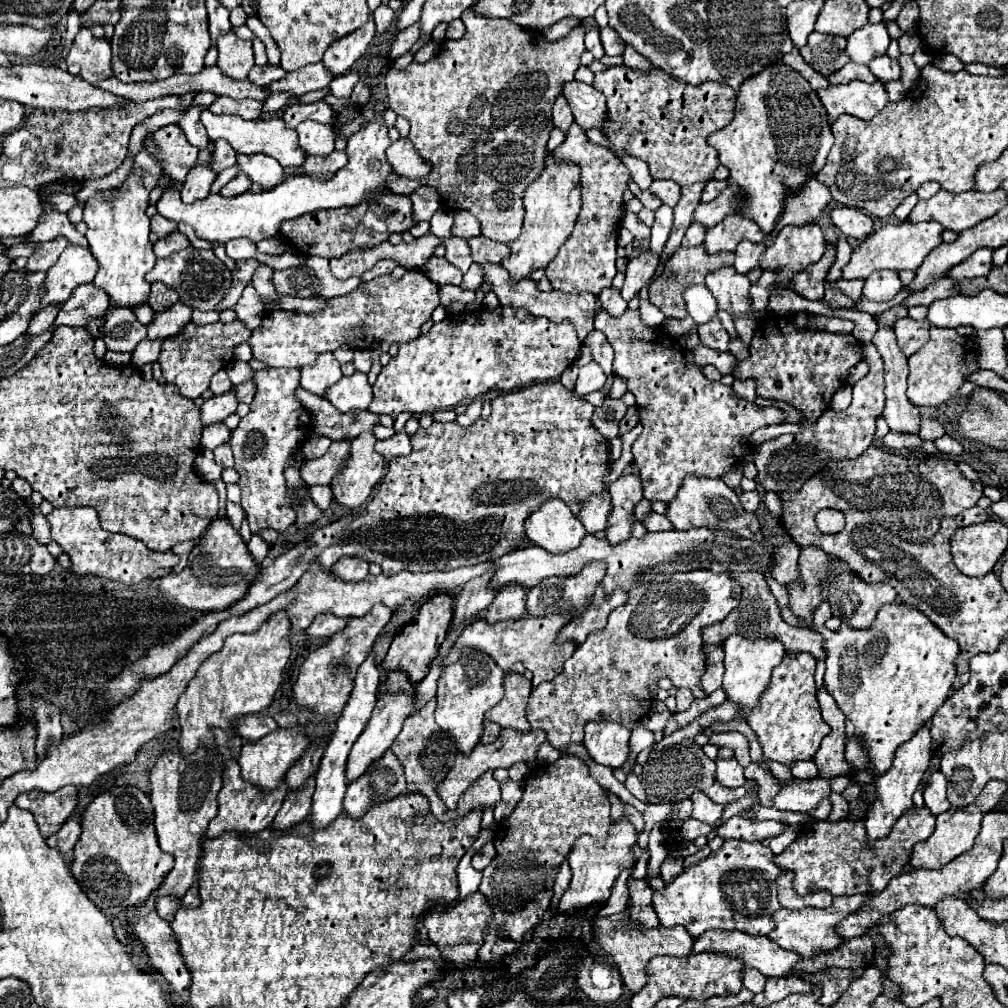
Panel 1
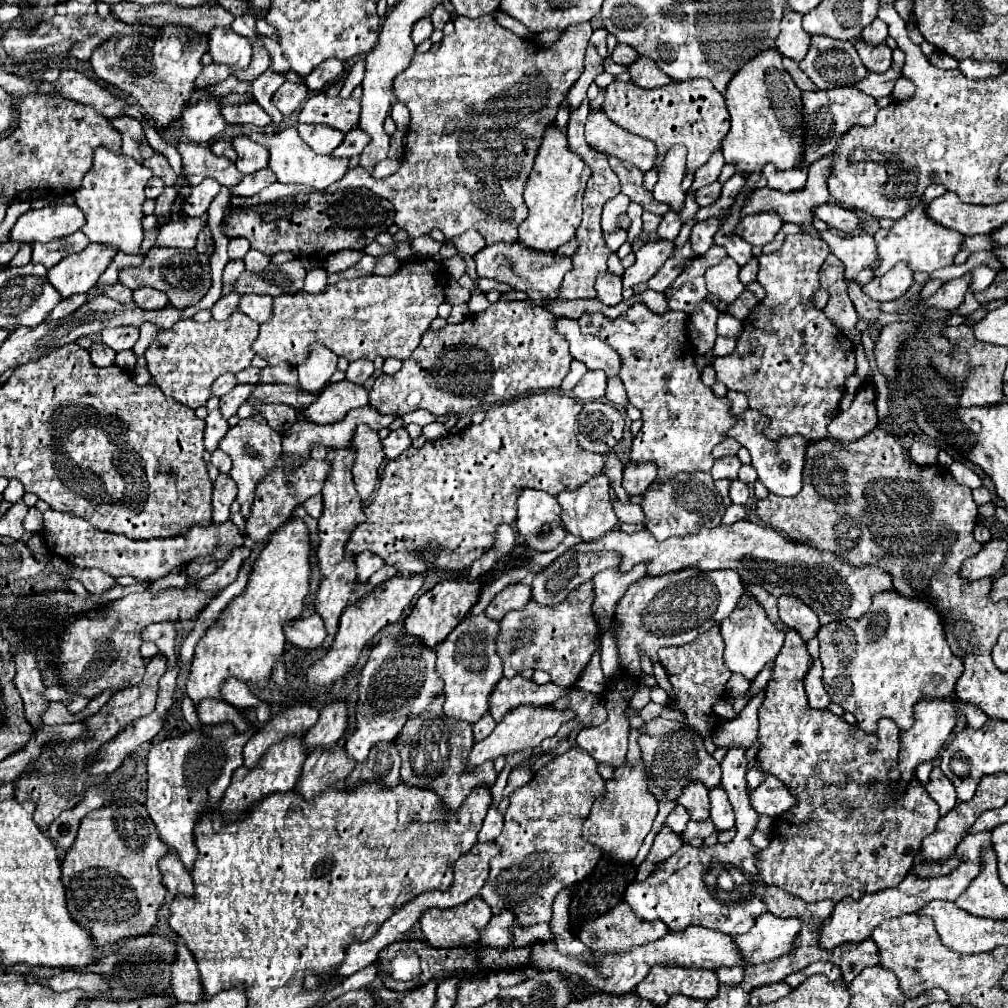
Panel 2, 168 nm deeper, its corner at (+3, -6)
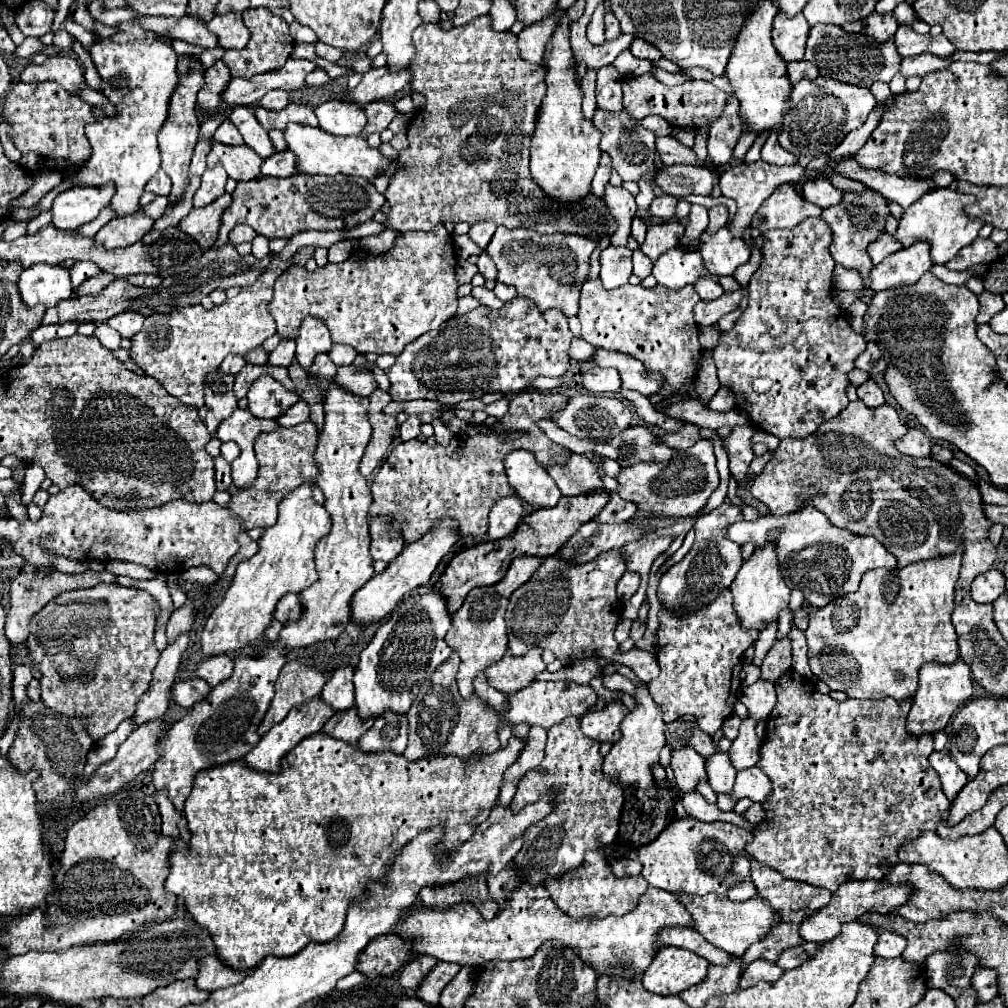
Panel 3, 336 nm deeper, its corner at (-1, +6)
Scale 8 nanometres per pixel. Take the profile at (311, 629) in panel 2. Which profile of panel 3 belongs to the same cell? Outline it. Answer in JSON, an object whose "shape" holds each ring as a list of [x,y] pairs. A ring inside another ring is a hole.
{"shape":[[[285,594],[285,598],[277,602],[277,610],[273,612],[273,618],[277,618],[279,622],[287,622],[289,618],[299,618],[299,614],[301,614],[301,604],[297,594]]]}

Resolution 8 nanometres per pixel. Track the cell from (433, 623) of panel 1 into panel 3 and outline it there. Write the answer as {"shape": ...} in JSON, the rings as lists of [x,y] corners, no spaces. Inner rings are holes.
{"shape":[[[603,490],[603,494],[581,494],[577,498],[561,498],[557,506],[541,508],[541,510],[535,510],[533,514],[525,516],[521,520],[519,528],[513,534],[509,534],[507,538],[501,538],[495,542],[483,542],[483,544],[471,546],[471,548],[455,554],[453,560],[449,562],[445,574],[441,576],[441,580],[435,586],[447,598],[449,612],[453,614],[457,608],[461,608],[469,590],[473,590],[477,586],[497,584],[505,576],[513,558],[517,558],[517,556],[545,558],[545,556],[557,554],[559,548],[579,530],[579,526],[593,520],[607,502],[609,502],[607,490]]]}

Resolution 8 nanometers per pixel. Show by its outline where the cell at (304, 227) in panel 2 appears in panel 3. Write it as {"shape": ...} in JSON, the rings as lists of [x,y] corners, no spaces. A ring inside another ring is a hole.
{"shape":[[[295,174],[289,178],[261,176],[249,182],[237,182],[233,202],[223,214],[221,232],[215,246],[227,244],[227,234],[237,224],[251,226],[265,238],[291,238],[303,230],[349,230],[373,218],[383,206],[385,196],[375,190],[371,182],[357,176],[311,176]]]}

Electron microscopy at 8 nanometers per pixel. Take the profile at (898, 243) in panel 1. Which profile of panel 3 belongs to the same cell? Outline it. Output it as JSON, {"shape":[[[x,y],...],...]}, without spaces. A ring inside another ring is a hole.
{"shape":[[[941,188],[941,190],[931,190],[921,196],[913,206],[909,206],[899,222],[897,232],[893,234],[895,240],[899,240],[905,248],[909,248],[915,242],[929,242],[931,244],[931,258],[935,264],[947,264],[951,258],[957,256],[957,252],[963,246],[969,246],[979,230],[983,228],[985,222],[979,218],[969,218],[965,214],[965,206],[973,204],[975,198],[971,194],[961,194],[955,188]]]}

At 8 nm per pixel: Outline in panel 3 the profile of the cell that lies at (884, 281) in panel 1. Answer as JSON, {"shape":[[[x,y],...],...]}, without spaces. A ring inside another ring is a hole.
{"shape":[[[915,242],[909,248],[903,248],[891,256],[887,256],[881,264],[873,266],[871,280],[873,290],[889,290],[899,284],[915,284],[929,268],[933,266],[929,244]]]}

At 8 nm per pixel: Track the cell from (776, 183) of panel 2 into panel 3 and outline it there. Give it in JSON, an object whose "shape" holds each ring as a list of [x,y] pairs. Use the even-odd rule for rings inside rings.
{"shape":[[[771,132],[769,138],[765,140],[763,148],[761,148],[761,160],[765,160],[767,164],[777,164],[777,166],[783,166],[783,164],[795,164],[797,158],[793,154],[789,154],[787,150],[781,148],[781,144],[777,142],[777,134]]]}

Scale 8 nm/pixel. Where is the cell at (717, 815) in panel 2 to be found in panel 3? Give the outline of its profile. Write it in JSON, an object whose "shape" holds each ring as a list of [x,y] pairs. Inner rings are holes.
{"shape":[[[719,750],[717,754],[707,758],[705,768],[707,768],[707,778],[709,778],[711,788],[717,794],[729,794],[735,782],[735,774],[737,774],[733,770],[733,764],[729,762],[729,754]]]}

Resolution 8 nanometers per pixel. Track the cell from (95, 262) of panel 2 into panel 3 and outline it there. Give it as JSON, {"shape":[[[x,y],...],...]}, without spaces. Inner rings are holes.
{"shape":[[[141,208],[137,214],[129,214],[129,218],[113,218],[107,226],[103,226],[95,240],[99,244],[105,244],[107,248],[121,248],[135,244],[153,228],[153,218],[149,218]]]}

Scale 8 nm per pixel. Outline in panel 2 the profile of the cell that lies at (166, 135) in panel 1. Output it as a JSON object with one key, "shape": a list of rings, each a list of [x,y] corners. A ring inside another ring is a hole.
{"shape":[[[177,142],[175,148],[183,158],[183,174],[191,186],[199,184],[203,178],[215,178],[219,184],[233,186],[243,178],[233,162],[215,156],[209,146]]]}

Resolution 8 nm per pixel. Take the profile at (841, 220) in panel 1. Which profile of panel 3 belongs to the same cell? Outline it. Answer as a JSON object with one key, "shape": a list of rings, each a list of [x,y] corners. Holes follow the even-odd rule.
{"shape":[[[815,178],[815,180],[803,182],[801,184],[801,192],[803,192],[805,200],[809,200],[809,202],[821,206],[821,208],[839,204],[841,196],[843,196],[843,192],[833,188],[827,178]]]}

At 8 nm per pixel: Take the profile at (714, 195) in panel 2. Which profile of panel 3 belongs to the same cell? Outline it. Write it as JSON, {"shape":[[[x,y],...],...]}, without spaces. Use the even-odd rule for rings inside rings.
{"shape":[[[663,166],[655,174],[657,186],[671,196],[689,196],[689,194],[703,194],[709,196],[713,190],[713,182],[717,180],[715,172],[705,166]]]}

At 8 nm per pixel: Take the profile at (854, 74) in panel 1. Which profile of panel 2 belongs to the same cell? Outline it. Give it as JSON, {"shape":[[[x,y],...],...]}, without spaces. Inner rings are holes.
{"shape":[[[893,68],[889,72],[883,74],[869,74],[867,78],[863,78],[861,82],[855,84],[855,88],[859,88],[861,92],[879,98],[879,96],[889,96],[893,90],[893,82],[899,78],[901,74],[897,74]]]}

